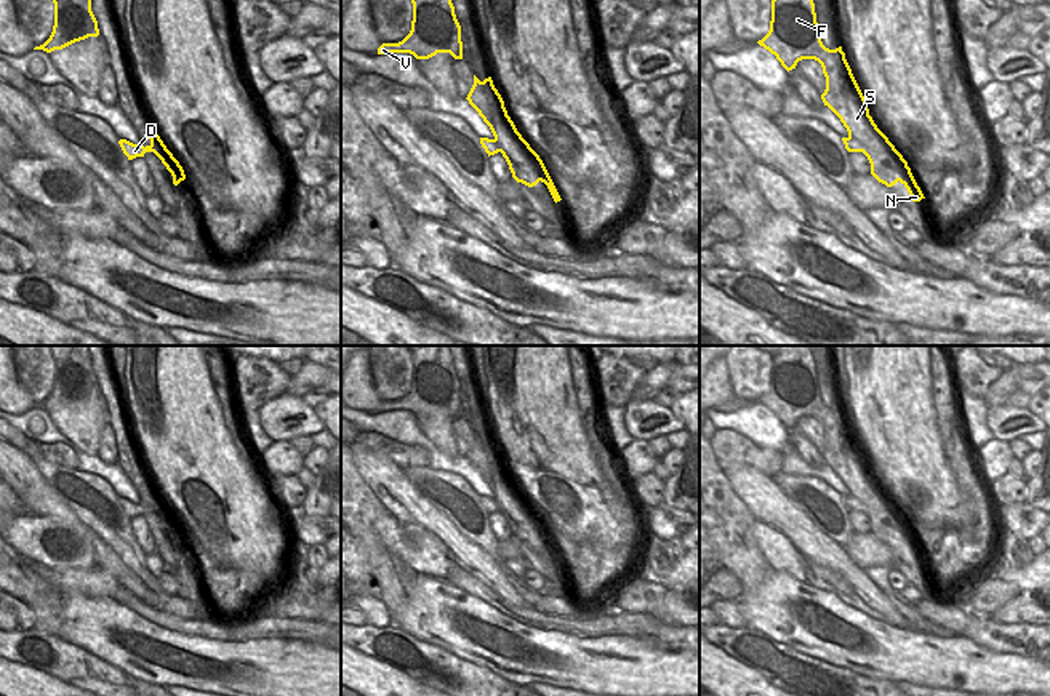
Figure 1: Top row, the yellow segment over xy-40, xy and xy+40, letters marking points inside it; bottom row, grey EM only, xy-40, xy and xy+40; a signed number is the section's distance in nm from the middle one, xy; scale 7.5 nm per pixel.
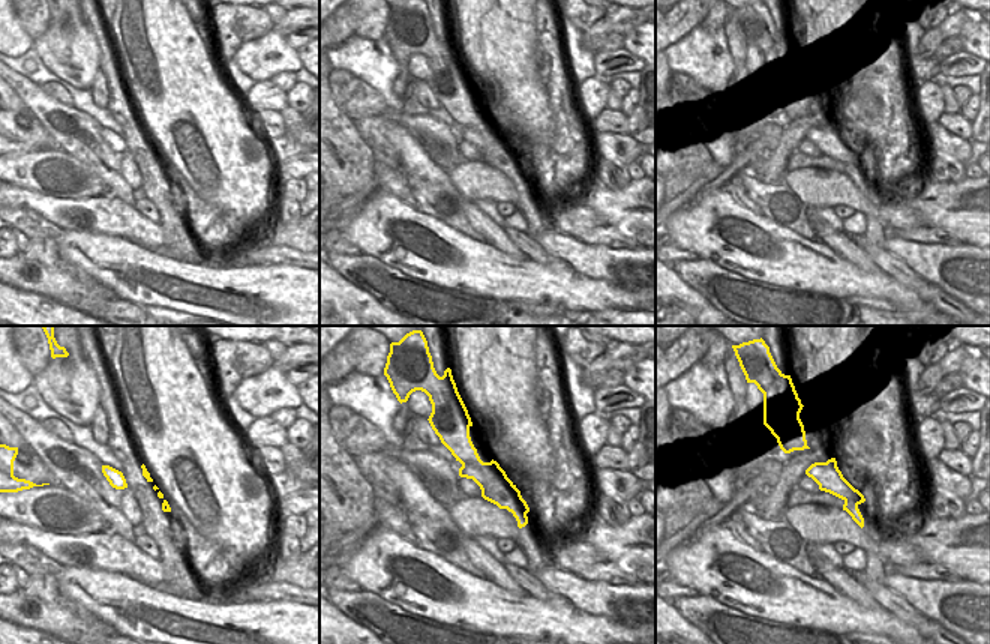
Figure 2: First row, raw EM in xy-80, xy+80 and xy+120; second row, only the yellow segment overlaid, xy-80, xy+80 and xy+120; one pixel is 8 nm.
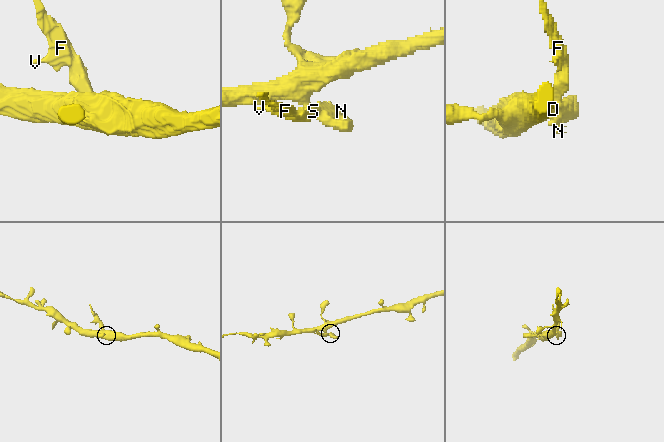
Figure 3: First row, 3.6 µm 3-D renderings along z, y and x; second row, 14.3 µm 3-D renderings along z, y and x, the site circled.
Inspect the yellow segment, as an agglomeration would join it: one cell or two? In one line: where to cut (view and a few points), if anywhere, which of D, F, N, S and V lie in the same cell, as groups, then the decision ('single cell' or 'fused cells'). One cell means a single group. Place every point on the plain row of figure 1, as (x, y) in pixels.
xy+40 (849, 495), (863, 509) | D / F N S V | fused cells

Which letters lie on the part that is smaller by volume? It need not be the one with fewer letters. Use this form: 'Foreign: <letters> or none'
Foreign: F, N, S, V

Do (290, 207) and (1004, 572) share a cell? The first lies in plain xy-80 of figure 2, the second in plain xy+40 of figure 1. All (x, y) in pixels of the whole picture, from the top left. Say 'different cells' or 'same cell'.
different cells

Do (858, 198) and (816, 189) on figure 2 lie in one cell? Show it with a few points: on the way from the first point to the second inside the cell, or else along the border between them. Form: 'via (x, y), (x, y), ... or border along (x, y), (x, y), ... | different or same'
via (848, 194), (840, 189), (827, 189) | same

